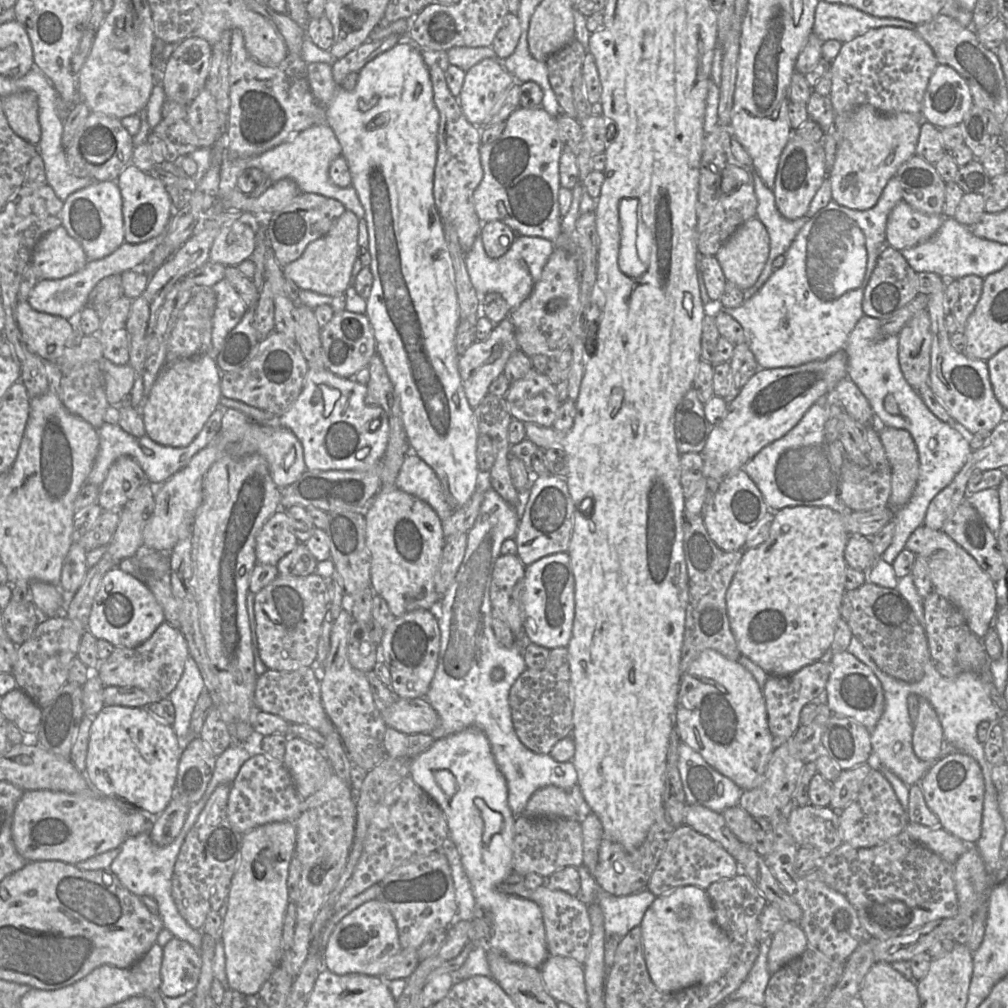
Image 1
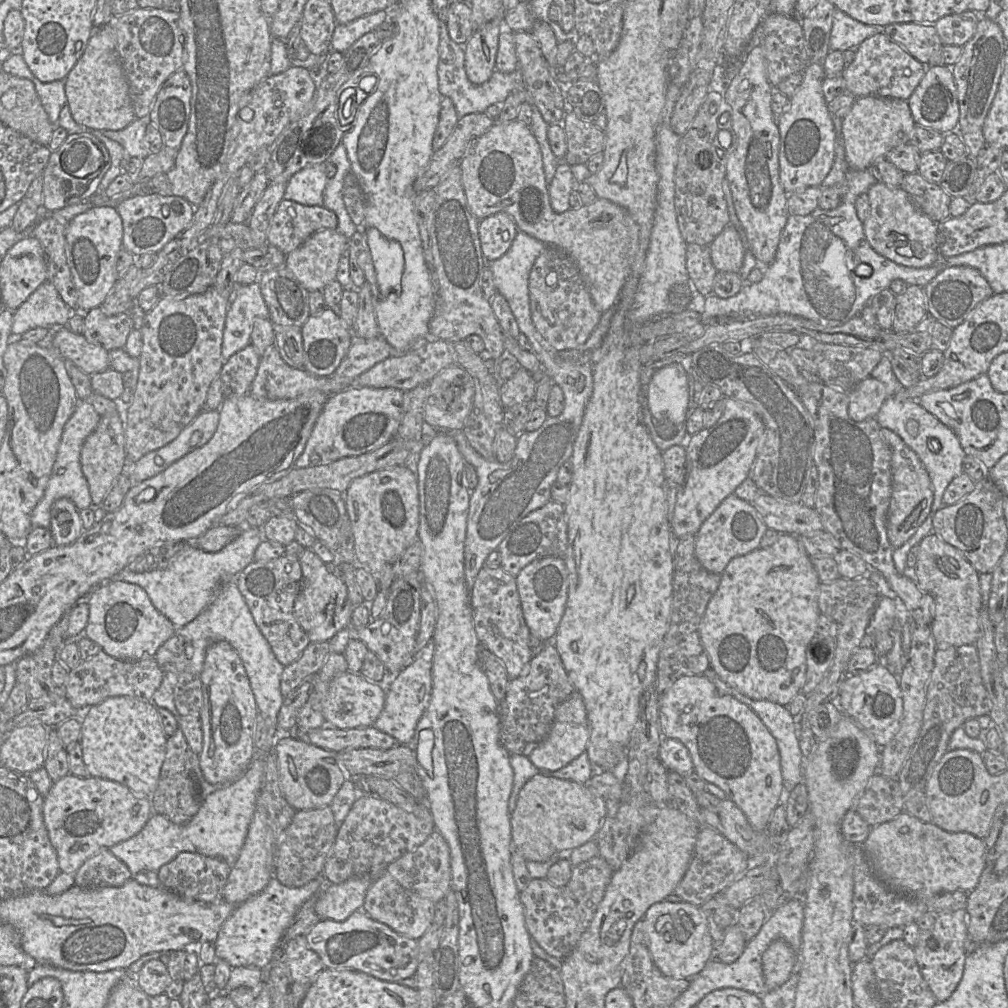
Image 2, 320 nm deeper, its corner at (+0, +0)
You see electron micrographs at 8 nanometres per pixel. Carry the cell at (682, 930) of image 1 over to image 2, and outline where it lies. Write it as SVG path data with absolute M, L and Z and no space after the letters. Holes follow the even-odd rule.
M661 901L651 905L642 920L646 925L651 957L664 975L676 979L691 979L714 956L714 941L709 924L698 906L686 901Z

